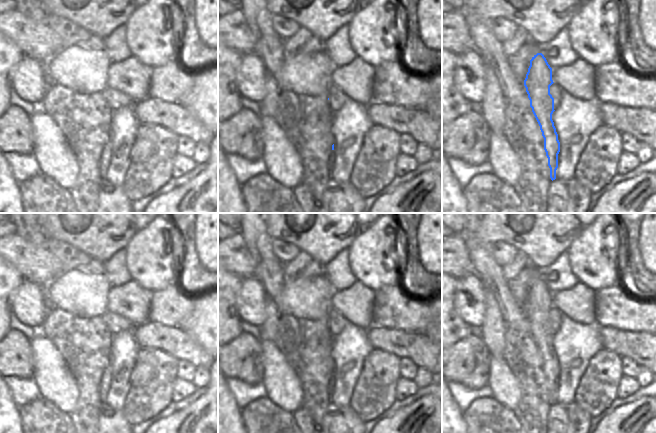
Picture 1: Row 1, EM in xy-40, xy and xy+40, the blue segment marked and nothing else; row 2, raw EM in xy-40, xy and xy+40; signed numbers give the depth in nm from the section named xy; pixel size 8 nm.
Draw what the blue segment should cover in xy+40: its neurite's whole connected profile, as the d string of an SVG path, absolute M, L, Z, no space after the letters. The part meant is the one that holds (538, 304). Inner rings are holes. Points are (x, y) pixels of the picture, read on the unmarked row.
M537 277L530 284L530 290L524 304L524 310L530 324L530 331L540 350L544 362L544 374L548 382L551 404L556 403L560 366L552 344L554 322L550 318L553 308L552 292L542 277Z

